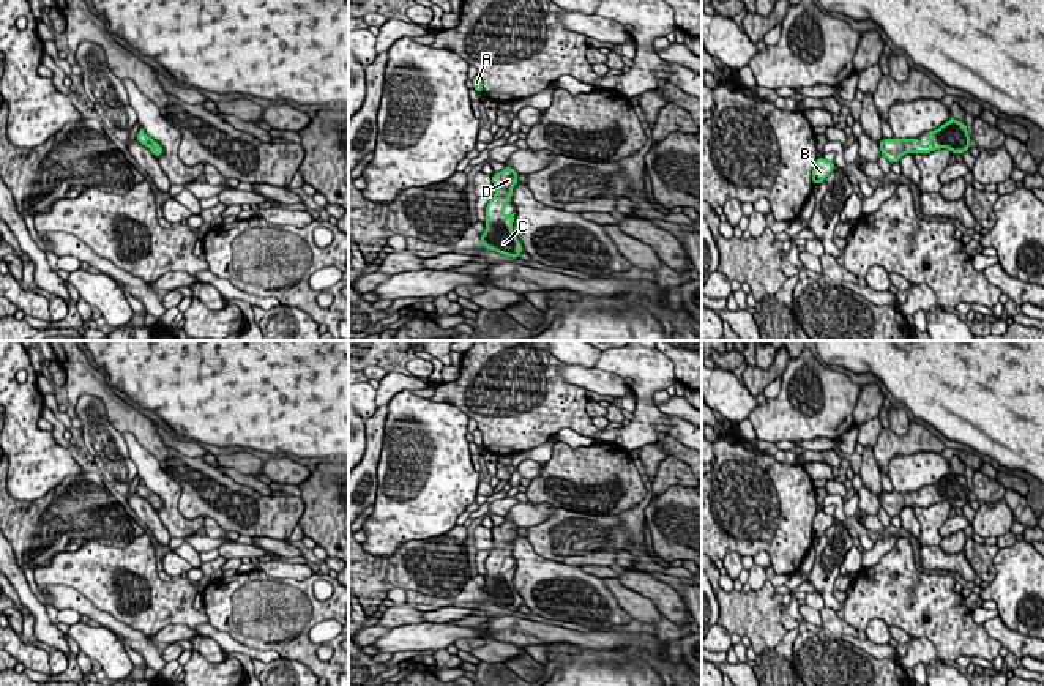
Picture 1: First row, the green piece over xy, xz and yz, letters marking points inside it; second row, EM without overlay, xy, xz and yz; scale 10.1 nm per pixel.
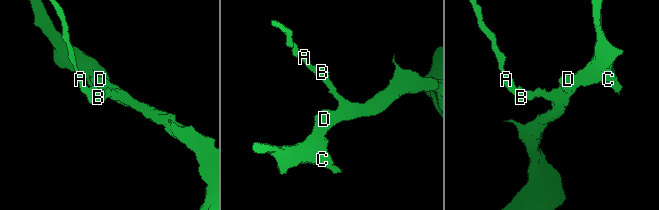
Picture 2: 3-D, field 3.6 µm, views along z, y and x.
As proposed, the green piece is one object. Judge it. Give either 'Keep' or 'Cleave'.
Keep

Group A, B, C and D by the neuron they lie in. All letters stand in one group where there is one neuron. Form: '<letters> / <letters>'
A B C D

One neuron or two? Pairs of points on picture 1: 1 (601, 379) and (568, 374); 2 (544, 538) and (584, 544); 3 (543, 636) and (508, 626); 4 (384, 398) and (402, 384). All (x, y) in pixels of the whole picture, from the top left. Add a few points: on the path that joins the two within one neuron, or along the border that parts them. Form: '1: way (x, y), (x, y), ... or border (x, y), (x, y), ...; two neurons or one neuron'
1: way (593, 379), (576, 374); one neuron
2: way (554, 538), (574, 538); one neuron
3: way (535, 633), (516, 630); one neuron
4: way (388, 393), (398, 384); one neuron

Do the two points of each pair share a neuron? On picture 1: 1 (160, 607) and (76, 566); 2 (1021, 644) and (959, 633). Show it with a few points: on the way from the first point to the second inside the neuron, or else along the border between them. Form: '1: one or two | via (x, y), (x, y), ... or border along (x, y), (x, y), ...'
1: one | via (150, 582), (144, 573), (125, 565), (101, 566)
2: two | border along (981, 625), (1002, 645)

